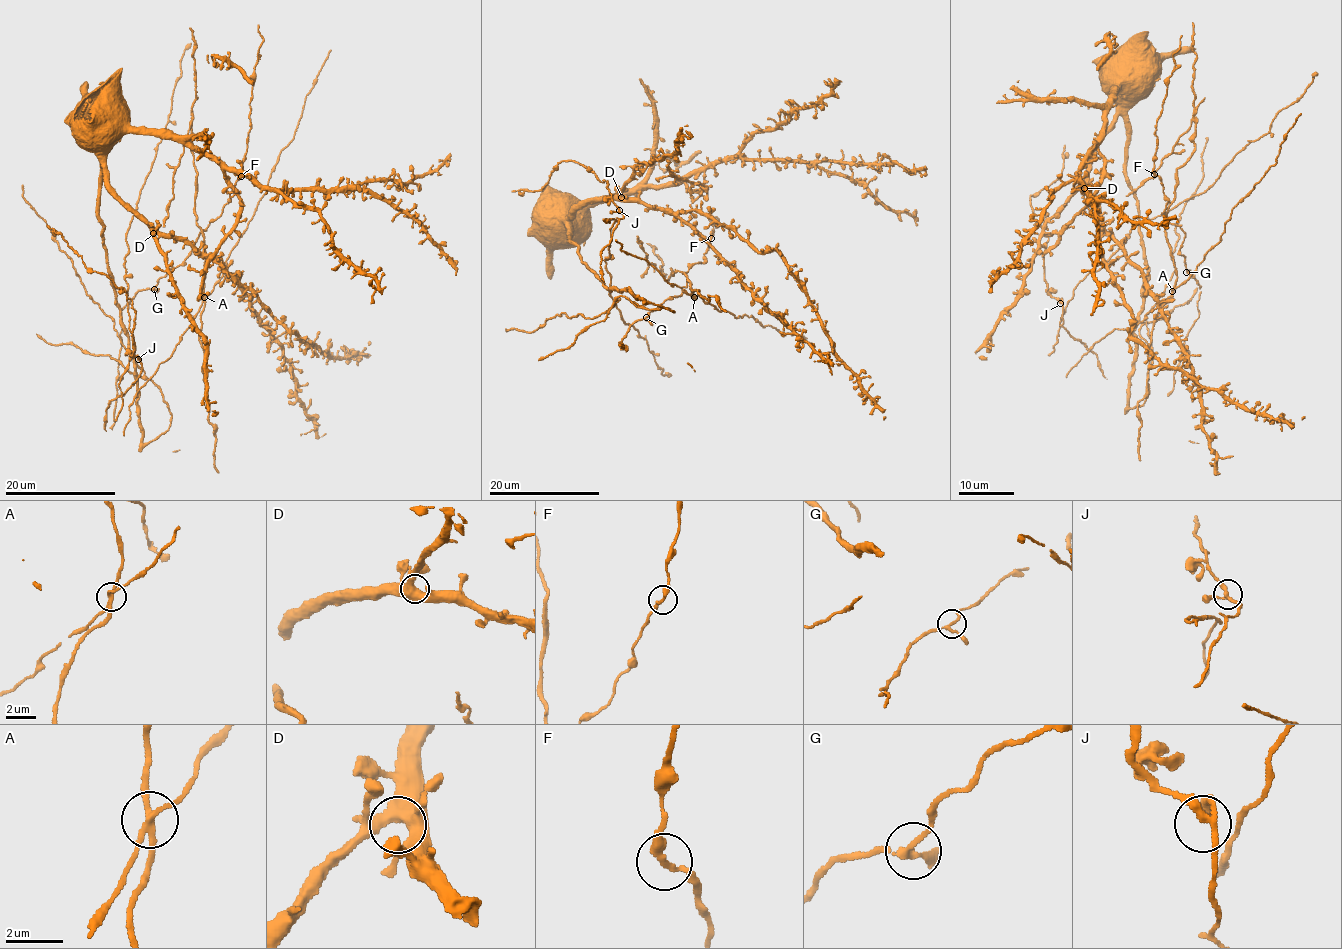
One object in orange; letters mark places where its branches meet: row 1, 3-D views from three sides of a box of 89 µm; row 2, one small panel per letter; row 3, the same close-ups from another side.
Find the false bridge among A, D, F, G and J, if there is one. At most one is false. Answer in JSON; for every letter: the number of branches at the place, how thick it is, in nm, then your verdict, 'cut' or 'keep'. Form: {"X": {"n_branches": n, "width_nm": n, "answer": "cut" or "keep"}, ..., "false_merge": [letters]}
{"A": {"n_branches": 4, "width_nm": 240, "answer": "cut"}, "D": {"n_branches": 4, "width_nm": 440, "answer": "keep"}, "F": {"n_branches": 2, "width_nm": 260, "answer": "keep"}, "G": {"n_branches": 3, "width_nm": 170, "answer": "keep"}, "J": {"n_branches": 3, "width_nm": 220, "answer": "keep"}, "false_merge": ["A"]}

